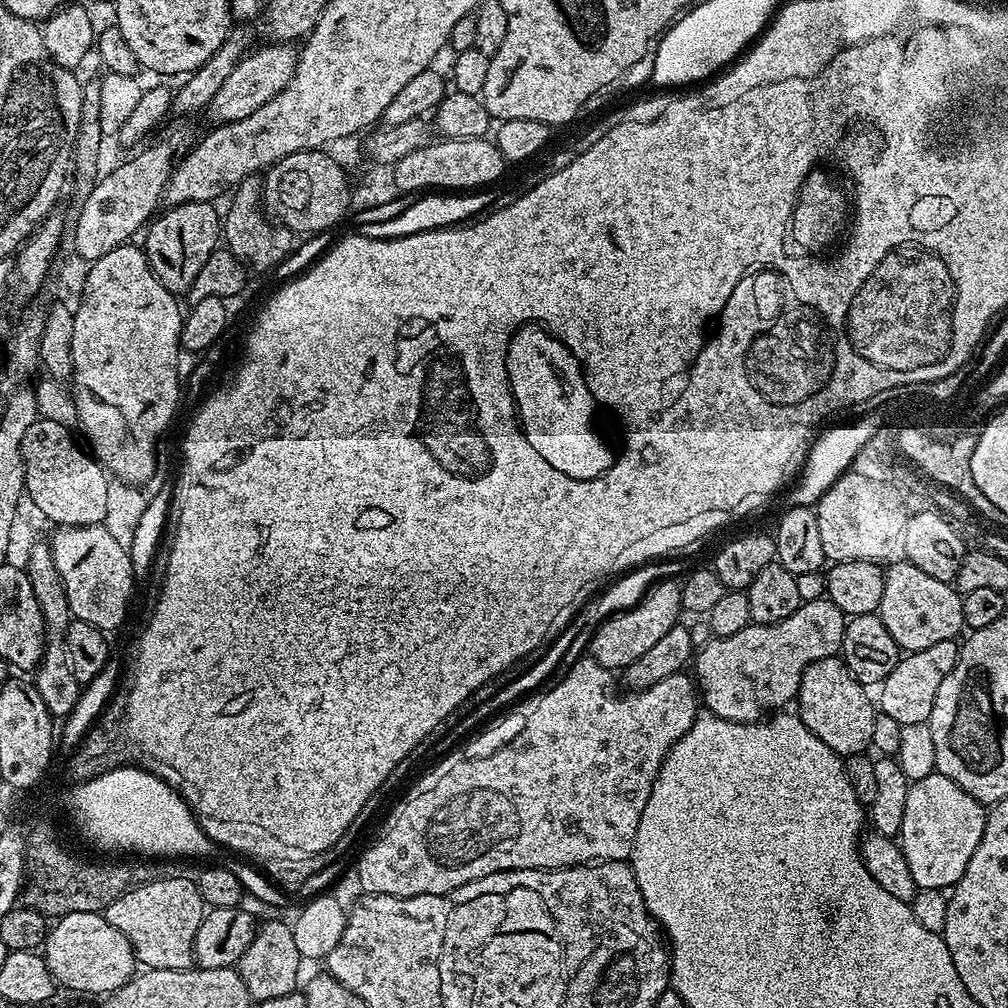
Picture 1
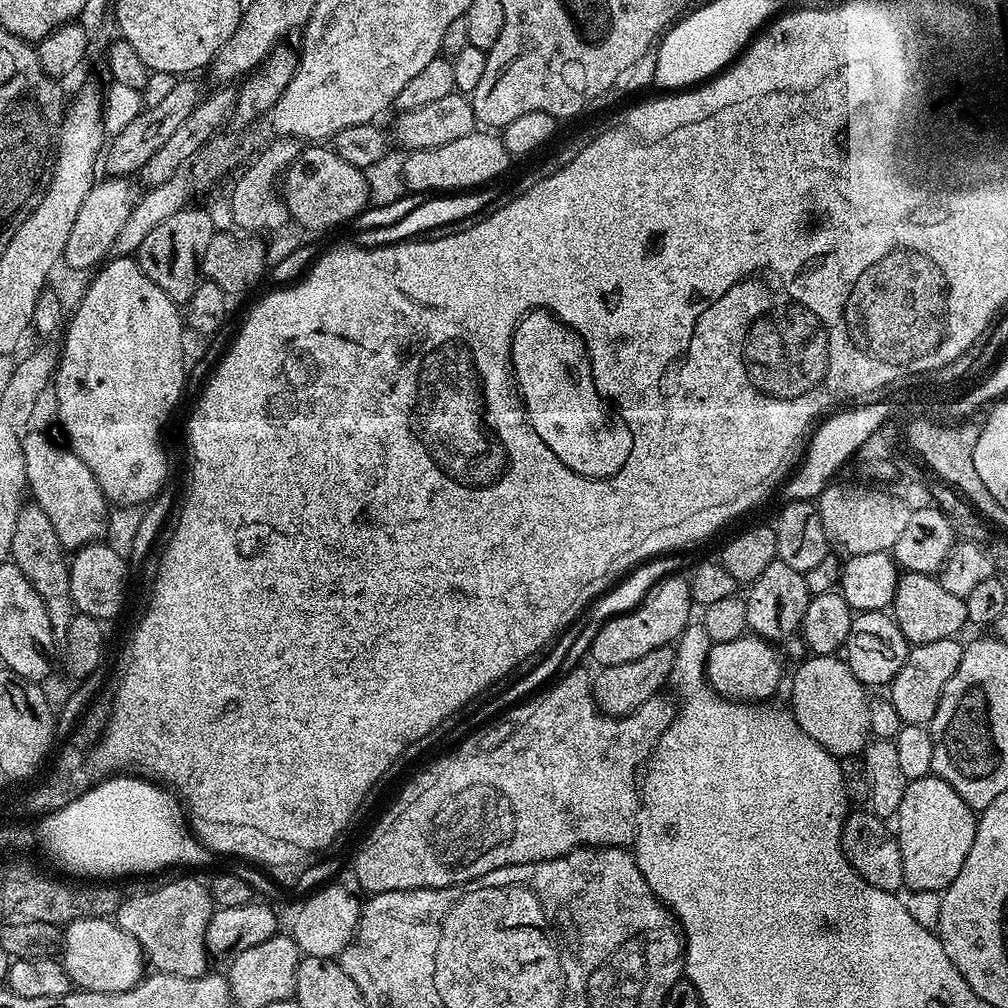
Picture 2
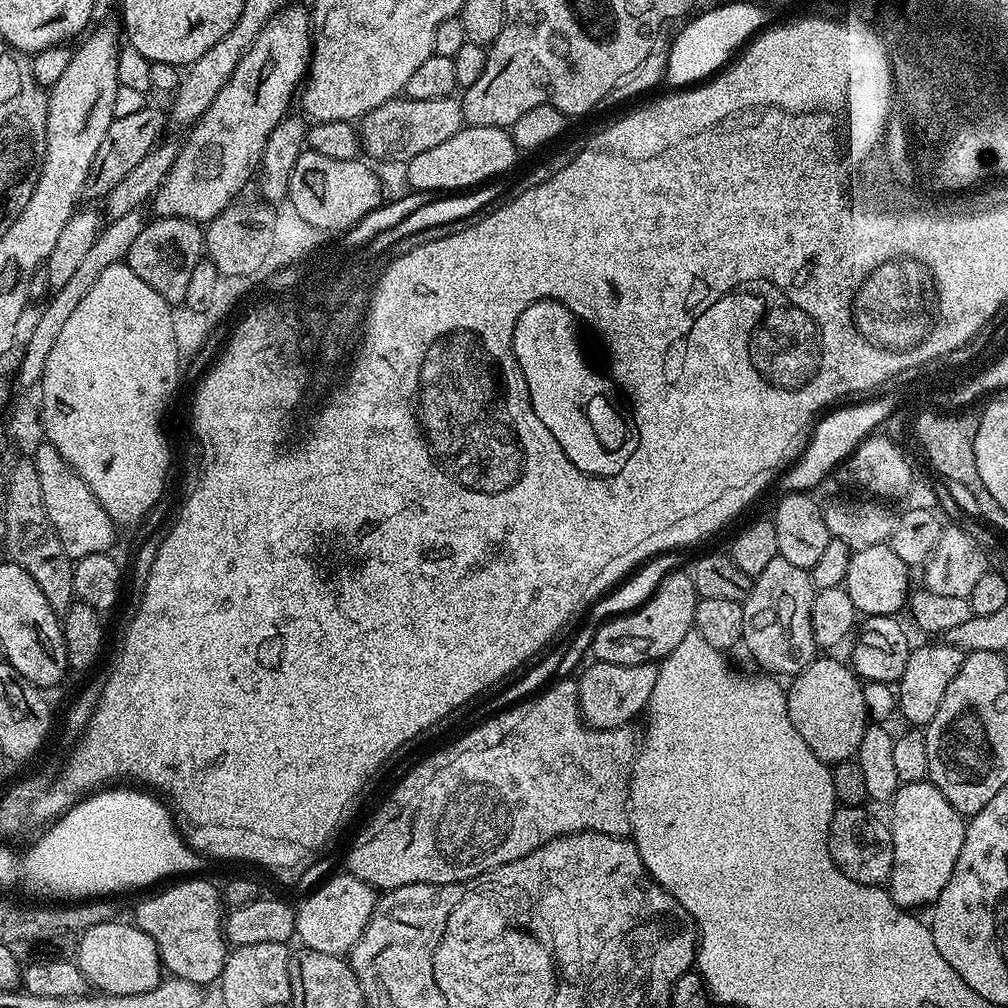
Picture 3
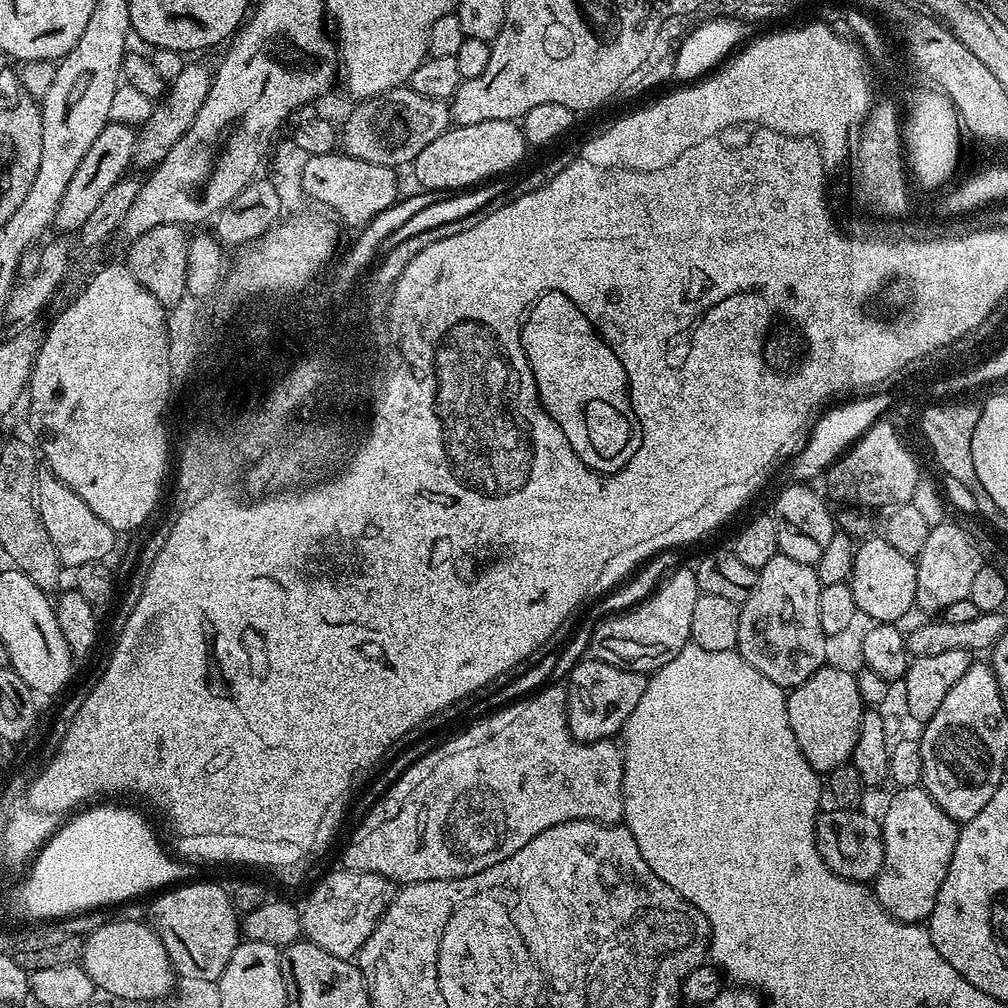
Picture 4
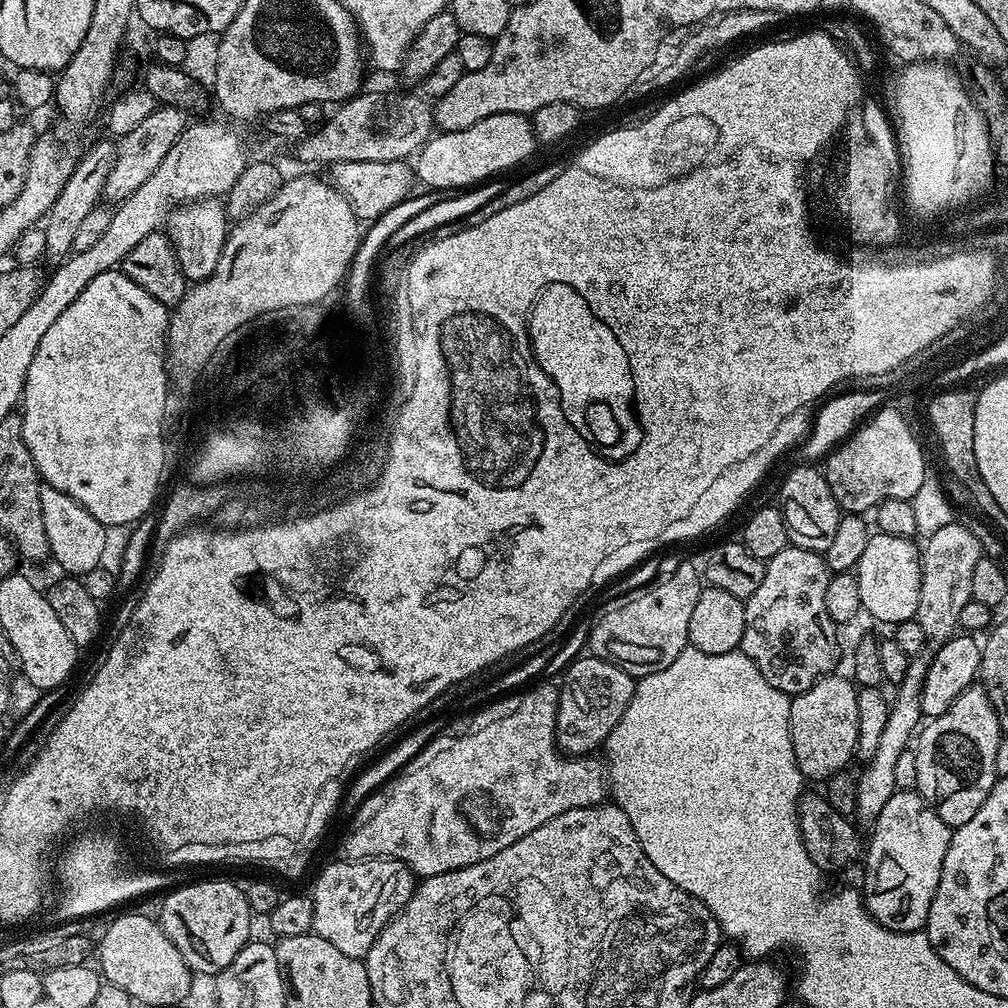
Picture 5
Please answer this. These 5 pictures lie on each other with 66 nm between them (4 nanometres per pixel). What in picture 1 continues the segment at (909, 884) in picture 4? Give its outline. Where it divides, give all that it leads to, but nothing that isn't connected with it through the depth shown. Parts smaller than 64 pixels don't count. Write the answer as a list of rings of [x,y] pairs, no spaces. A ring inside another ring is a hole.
[[[934,771],[920,781],[909,783],[898,843],[910,874],[914,874],[917,889],[948,890],[958,883],[962,874],[966,874],[970,858],[974,858],[974,850],[978,850],[978,842],[982,842],[985,819],[985,805],[970,798],[962,786],[950,782],[941,772]]]

